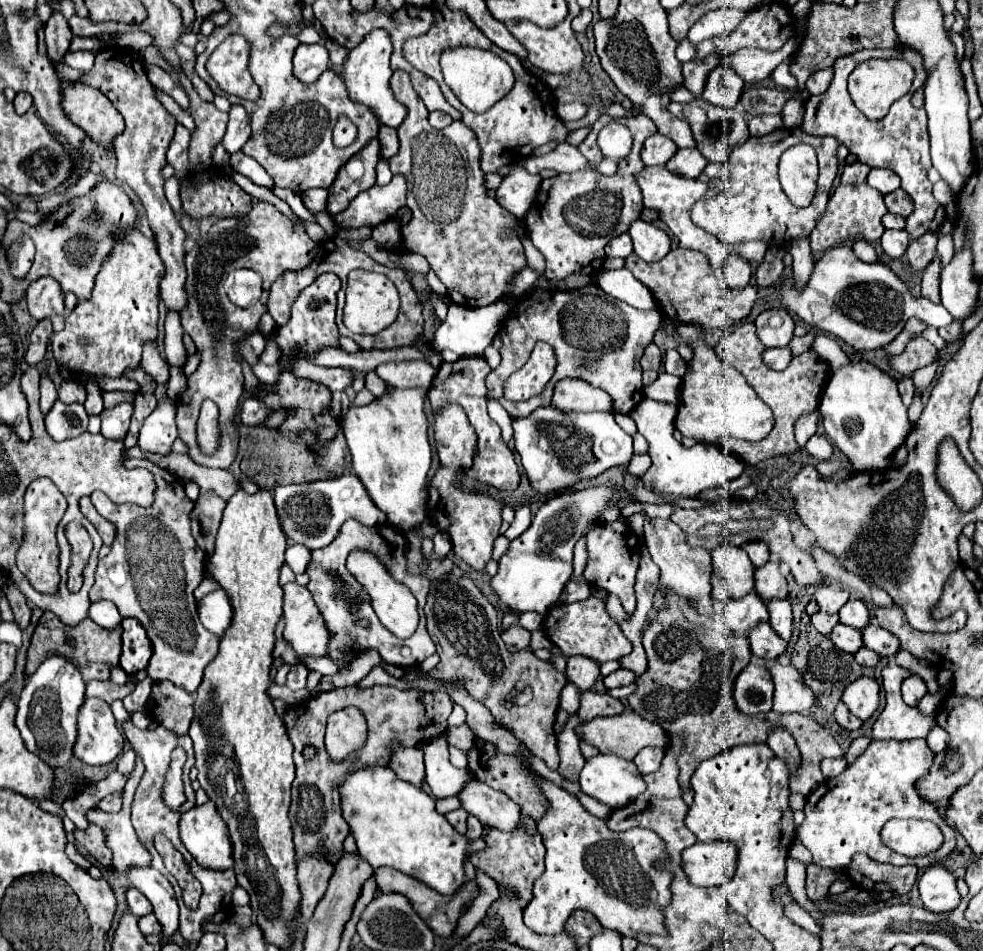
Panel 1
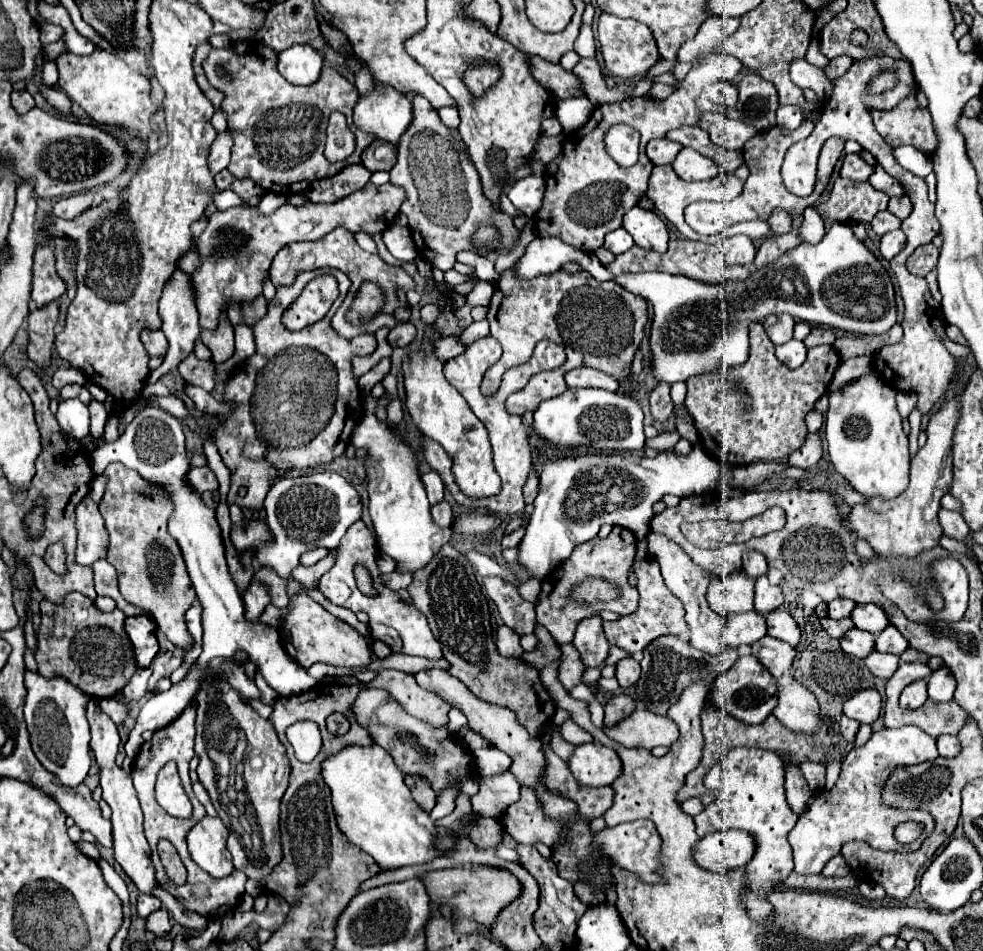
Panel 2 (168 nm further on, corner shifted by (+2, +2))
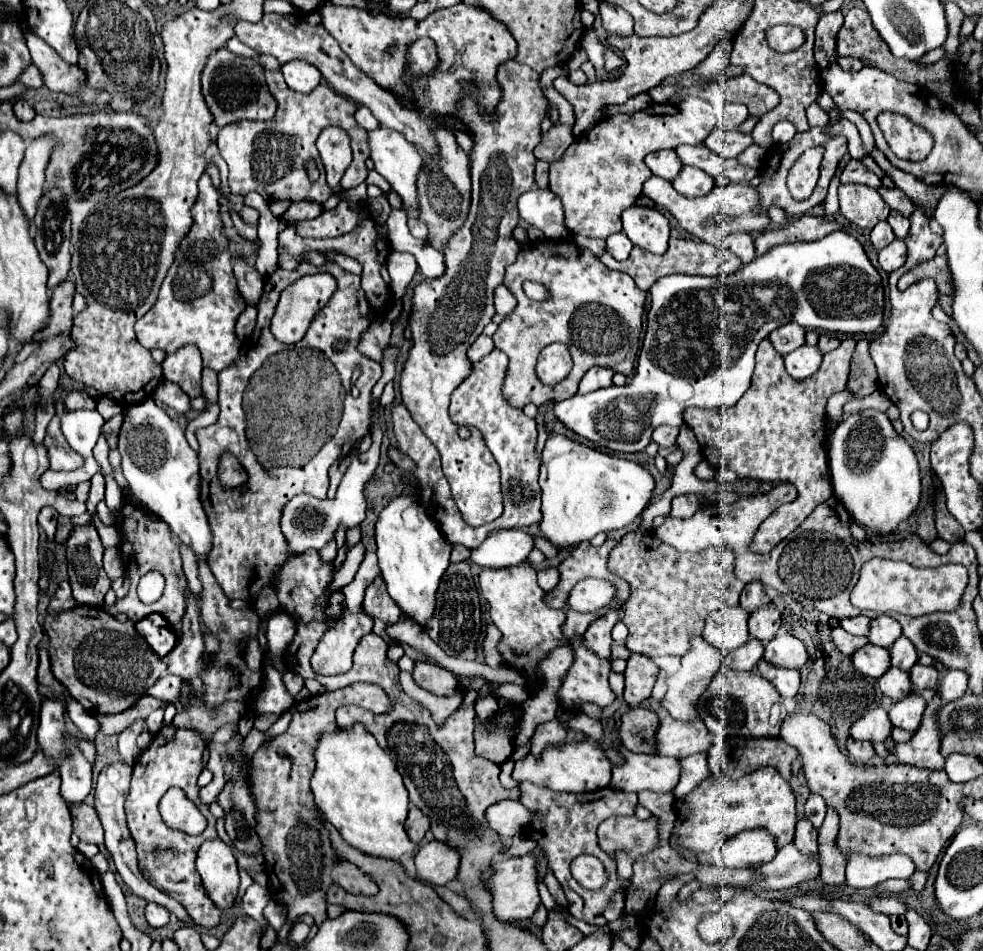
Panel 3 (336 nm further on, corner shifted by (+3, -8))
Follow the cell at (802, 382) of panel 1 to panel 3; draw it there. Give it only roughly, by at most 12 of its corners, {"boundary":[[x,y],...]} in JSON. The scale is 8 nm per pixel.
{"boundary":[[766,338],[728,410],[688,408],[712,468],[790,482],[760,524],[772,550],[832,496],[826,402],[854,338],[796,380]]}

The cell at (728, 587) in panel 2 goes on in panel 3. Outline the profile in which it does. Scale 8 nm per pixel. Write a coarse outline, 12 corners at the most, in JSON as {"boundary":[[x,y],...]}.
{"boundary":[[748,612],[708,614],[704,640],[722,656],[748,642]]}

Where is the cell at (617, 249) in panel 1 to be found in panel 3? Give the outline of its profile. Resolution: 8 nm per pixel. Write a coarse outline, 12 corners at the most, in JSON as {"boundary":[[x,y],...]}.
{"boundary":[[624,232],[606,238],[606,250],[616,260],[626,260],[632,242]]}

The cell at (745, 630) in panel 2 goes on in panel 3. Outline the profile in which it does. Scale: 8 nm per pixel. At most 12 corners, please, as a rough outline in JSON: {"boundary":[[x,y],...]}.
{"boundary":[[752,638],[722,664],[730,670],[758,666],[764,654],[762,642]]}

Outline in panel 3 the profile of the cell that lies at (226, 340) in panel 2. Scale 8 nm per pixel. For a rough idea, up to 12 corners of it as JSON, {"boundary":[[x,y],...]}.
{"boundary":[[198,182],[144,348],[196,344],[220,372],[240,356],[238,294],[218,190]]}

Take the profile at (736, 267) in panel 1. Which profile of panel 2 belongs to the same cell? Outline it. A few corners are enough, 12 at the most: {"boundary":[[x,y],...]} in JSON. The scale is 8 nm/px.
{"boundary":[[747,236],[719,244],[727,266],[749,266],[755,246]]}

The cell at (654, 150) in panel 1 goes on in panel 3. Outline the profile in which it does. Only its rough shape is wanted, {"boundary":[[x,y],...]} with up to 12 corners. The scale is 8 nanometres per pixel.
{"boundary":[[674,150],[652,152],[644,162],[660,178],[674,180],[682,162]]}

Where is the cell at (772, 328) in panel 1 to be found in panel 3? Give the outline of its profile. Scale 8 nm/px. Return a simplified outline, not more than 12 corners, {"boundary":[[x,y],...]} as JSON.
{"boundary":[[788,322],[770,334],[782,356],[806,342],[806,330]]}

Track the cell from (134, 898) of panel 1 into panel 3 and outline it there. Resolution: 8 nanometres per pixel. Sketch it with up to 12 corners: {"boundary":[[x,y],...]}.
{"boundary":[[150,902],[146,918],[150,926],[160,928],[170,922],[164,906]]}

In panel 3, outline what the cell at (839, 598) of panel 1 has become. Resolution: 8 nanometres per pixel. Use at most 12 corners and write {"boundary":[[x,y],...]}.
{"boundary":[[868,616],[844,618],[840,626],[854,636],[870,632]]}

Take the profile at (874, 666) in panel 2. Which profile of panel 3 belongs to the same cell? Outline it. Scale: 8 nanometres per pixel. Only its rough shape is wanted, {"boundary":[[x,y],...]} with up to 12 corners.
{"boundary":[[890,668],[878,680],[894,702],[914,692],[910,672]]}

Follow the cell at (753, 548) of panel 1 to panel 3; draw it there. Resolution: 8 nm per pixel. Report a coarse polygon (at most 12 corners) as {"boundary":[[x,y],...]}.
{"boundary":[[760,582],[744,586],[740,606],[746,612],[770,604]]}

